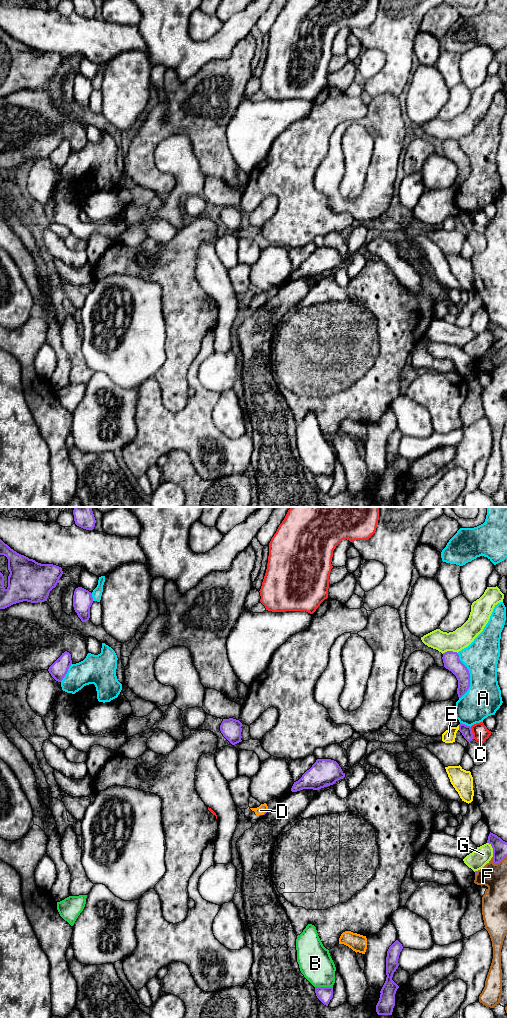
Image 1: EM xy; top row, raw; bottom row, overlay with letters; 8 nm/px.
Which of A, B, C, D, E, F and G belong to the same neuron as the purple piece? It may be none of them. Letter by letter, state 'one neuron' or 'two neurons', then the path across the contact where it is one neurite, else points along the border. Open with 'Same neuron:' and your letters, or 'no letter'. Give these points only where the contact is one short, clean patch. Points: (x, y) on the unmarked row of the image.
Same neuron: D
A: two neurons
B: two neurons
C: two neurons
D: one neuron; runs through xy (266, 299), (265, 300), (260, 298)
E: two neurons
F: two neurons
G: two neurons

